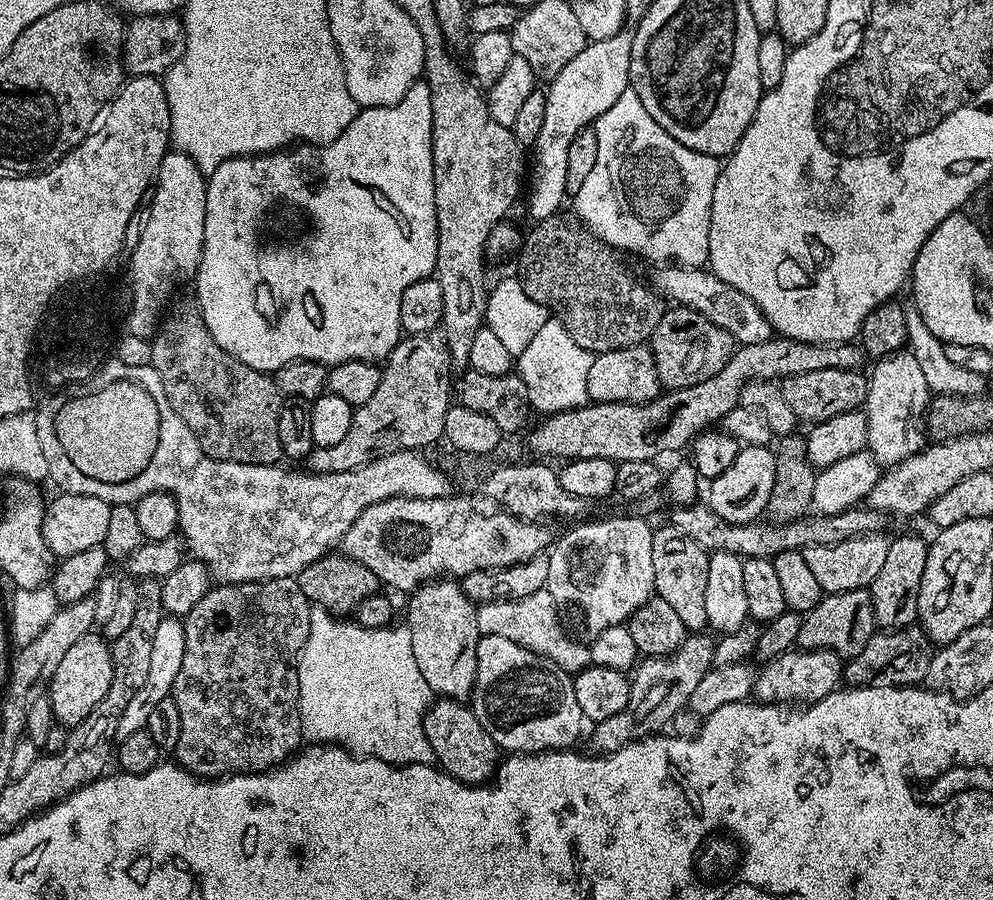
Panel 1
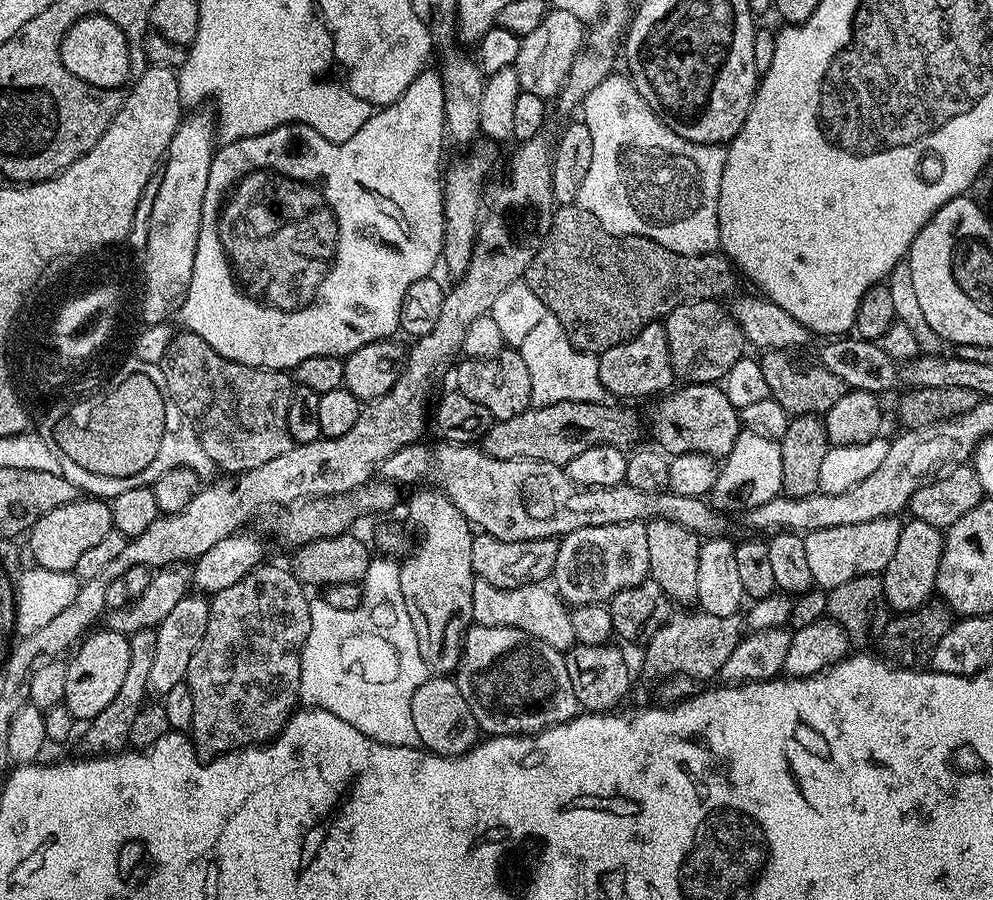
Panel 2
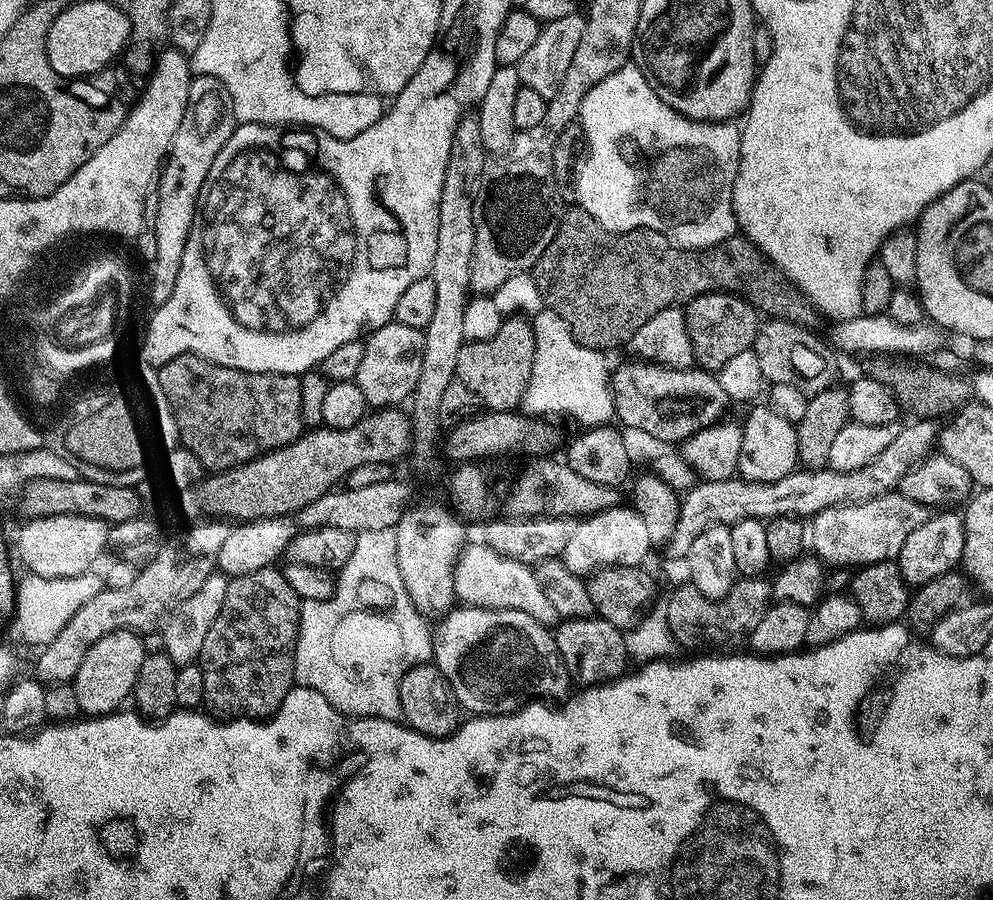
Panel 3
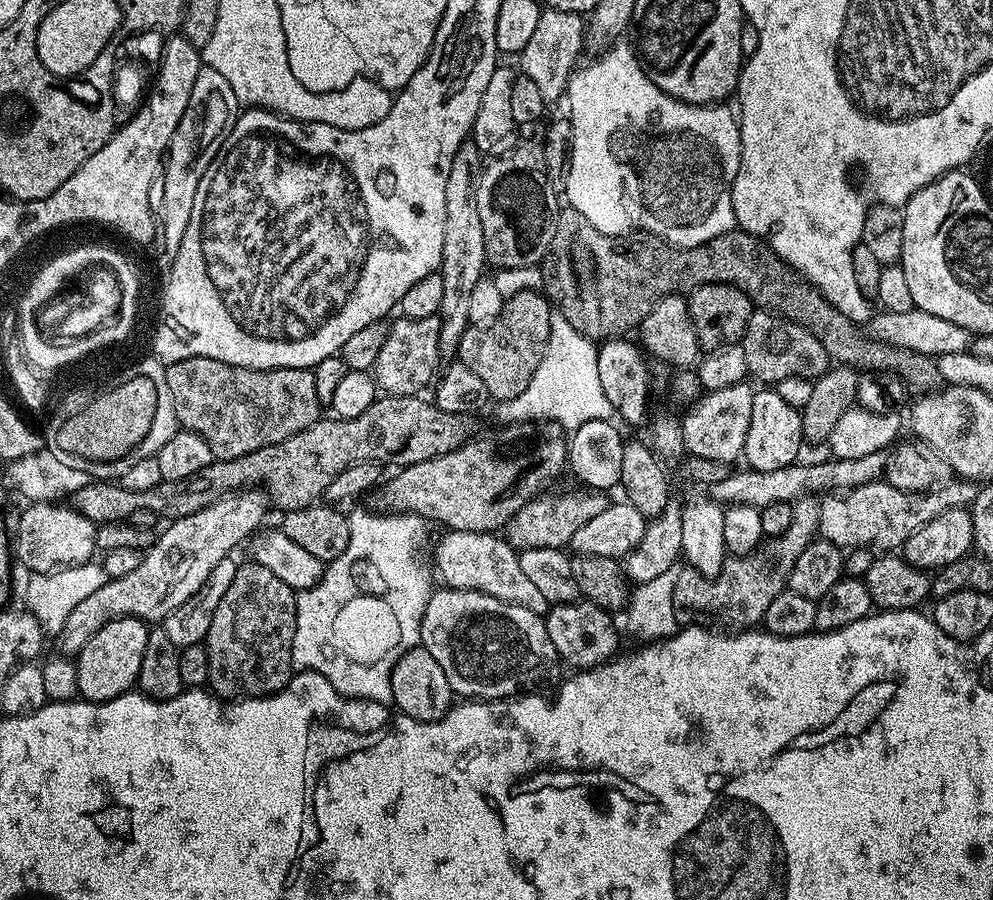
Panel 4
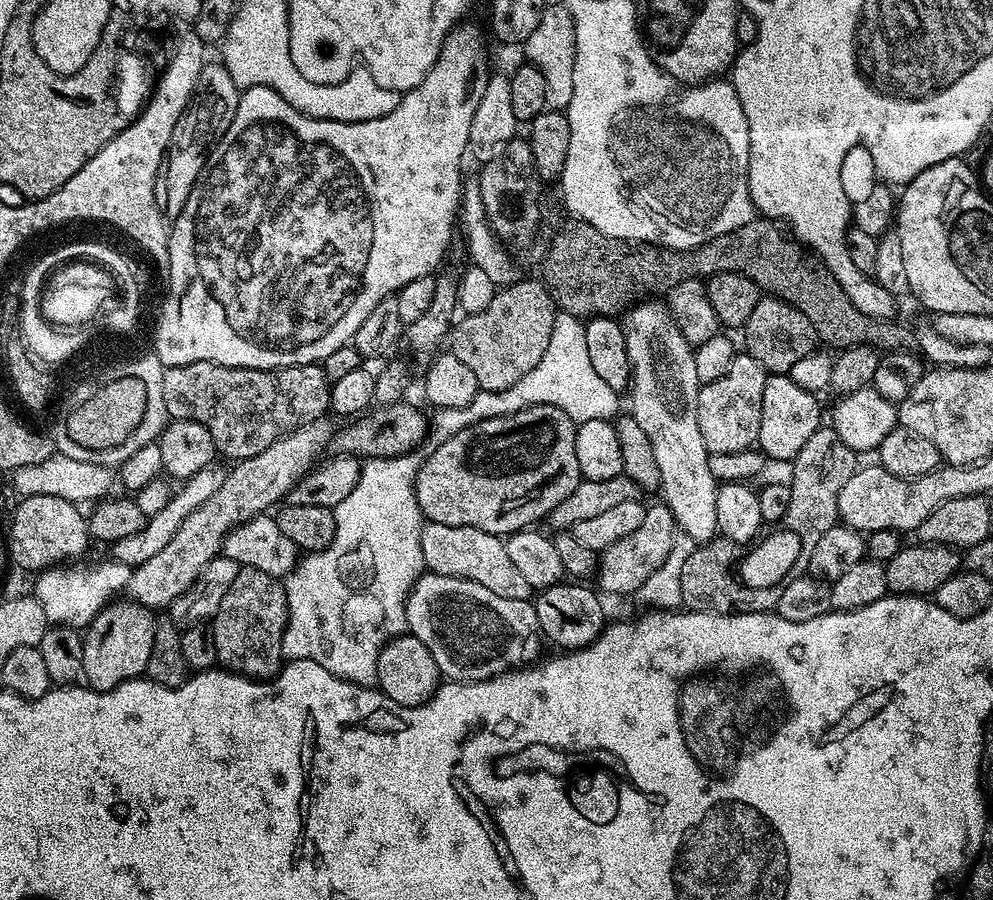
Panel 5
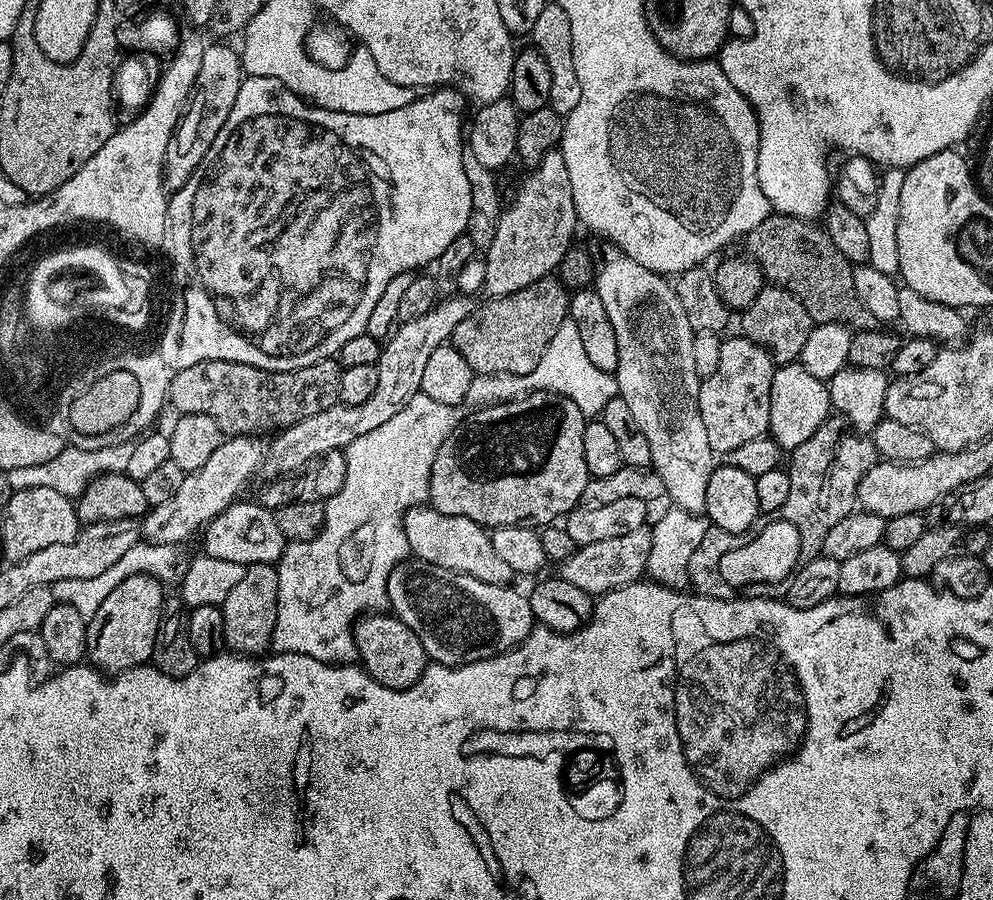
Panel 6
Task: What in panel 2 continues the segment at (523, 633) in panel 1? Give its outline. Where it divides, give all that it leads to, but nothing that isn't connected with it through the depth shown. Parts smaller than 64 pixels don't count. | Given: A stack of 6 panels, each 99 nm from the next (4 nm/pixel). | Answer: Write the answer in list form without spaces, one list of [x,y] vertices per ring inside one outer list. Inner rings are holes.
[[[476,580],[472,585],[472,619],[482,626],[510,626],[514,630],[522,630],[562,653],[577,643],[569,607],[544,582],[517,588],[495,588],[490,586],[490,582]]]

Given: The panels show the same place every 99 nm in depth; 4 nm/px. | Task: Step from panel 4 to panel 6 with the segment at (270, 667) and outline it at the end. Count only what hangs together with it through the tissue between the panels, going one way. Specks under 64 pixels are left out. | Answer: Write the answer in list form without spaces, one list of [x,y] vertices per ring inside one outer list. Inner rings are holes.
[[[254,563],[245,567],[241,581],[236,582],[227,594],[221,608],[224,611],[222,640],[233,653],[259,657],[269,651],[272,631],[276,625],[278,596],[277,567],[266,563]]]

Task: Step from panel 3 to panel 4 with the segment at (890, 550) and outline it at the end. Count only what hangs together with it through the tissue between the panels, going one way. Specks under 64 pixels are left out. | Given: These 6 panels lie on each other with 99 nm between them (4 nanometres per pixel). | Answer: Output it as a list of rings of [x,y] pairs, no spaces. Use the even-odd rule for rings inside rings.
[[[963,478],[953,479],[935,491],[921,493],[903,492],[887,482],[873,482],[833,495],[828,498],[833,500],[821,503],[819,535],[841,550],[871,549],[874,544],[884,548],[880,550],[900,550],[919,528],[938,518],[938,514],[951,508],[972,506],[976,488],[973,481]]]

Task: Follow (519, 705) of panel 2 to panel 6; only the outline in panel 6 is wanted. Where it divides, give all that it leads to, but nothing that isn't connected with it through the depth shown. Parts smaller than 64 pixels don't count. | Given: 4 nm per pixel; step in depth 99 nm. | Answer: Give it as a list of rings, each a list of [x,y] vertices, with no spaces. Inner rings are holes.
[[[409,558],[390,574],[388,579],[388,602],[391,611],[414,634],[418,634],[418,642],[426,650],[429,661],[458,668],[462,664],[473,664],[486,658],[494,658],[517,648],[534,627],[534,617],[529,597],[523,592],[515,592],[515,587],[506,584],[478,582],[478,578],[470,578],[461,572],[451,572],[442,566],[428,564],[425,560]]]

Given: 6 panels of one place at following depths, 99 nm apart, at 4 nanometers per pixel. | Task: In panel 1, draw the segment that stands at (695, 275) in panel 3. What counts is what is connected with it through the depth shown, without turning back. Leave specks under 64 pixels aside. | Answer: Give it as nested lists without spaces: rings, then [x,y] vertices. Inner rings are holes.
[[[572,214],[550,216],[545,220],[535,221],[531,226],[533,228],[526,232],[518,249],[518,279],[526,294],[530,294],[534,302],[551,309],[564,323],[574,342],[578,342],[578,346],[582,346],[587,352],[599,354],[643,345],[650,336],[650,322],[655,321],[658,316],[657,297],[648,296],[647,286],[639,284],[628,273],[627,266],[615,256],[617,253],[606,250],[605,245]]]

